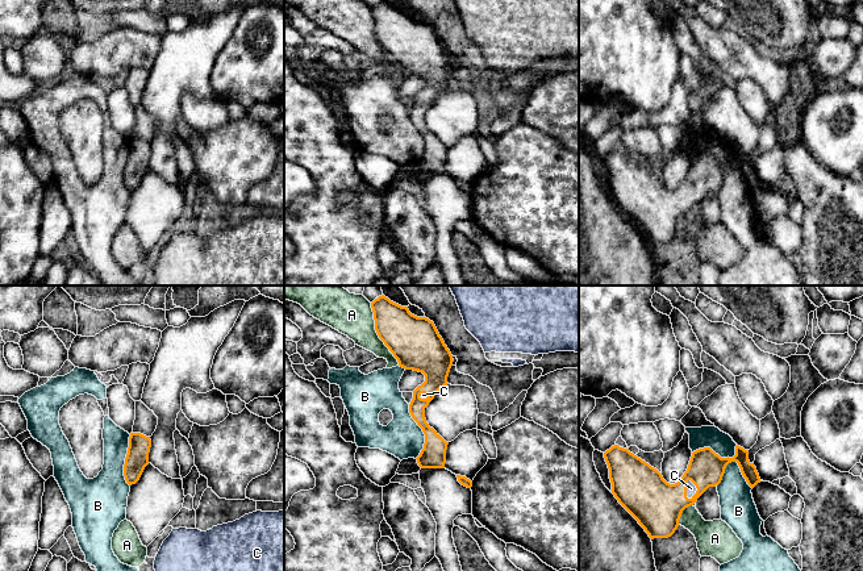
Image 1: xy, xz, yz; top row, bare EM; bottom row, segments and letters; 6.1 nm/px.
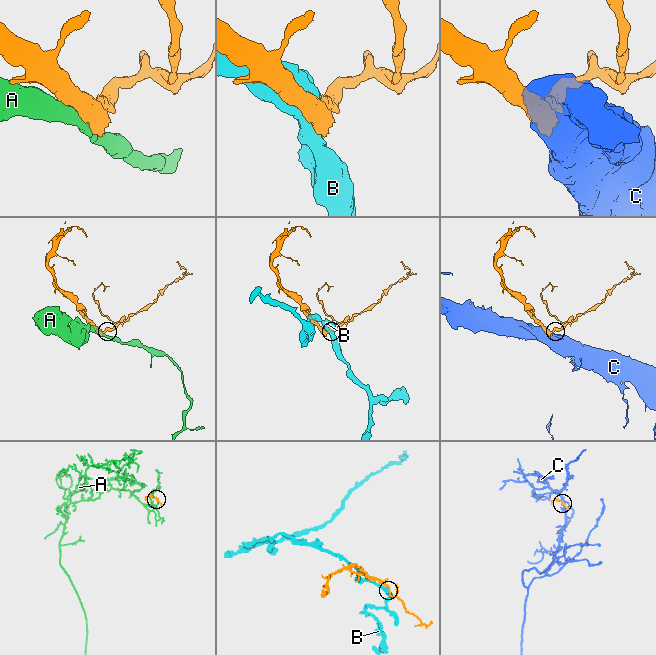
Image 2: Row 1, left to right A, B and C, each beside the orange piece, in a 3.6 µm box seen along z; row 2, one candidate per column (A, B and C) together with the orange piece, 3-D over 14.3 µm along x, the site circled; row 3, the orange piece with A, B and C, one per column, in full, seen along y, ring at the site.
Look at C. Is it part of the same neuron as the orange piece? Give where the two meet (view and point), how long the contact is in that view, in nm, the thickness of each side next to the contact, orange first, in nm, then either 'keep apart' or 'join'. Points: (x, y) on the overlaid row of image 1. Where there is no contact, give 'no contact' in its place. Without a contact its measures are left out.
yz (686, 490) | 130 nm | 300/60 nm | join

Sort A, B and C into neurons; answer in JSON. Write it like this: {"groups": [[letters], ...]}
{"groups": [["A"], ["B"], ["C"]]}

